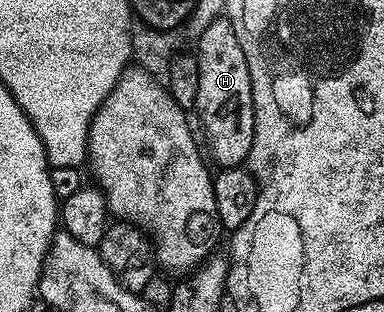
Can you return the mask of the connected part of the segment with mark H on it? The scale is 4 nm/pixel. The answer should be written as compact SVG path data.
M225 16L213 18L197 37L200 88L196 92L193 109L198 110L202 130L206 133L205 149L208 154L210 149L219 167L242 166L250 157L254 135L254 105L244 48L240 48L240 40L236 40L236 32Z

